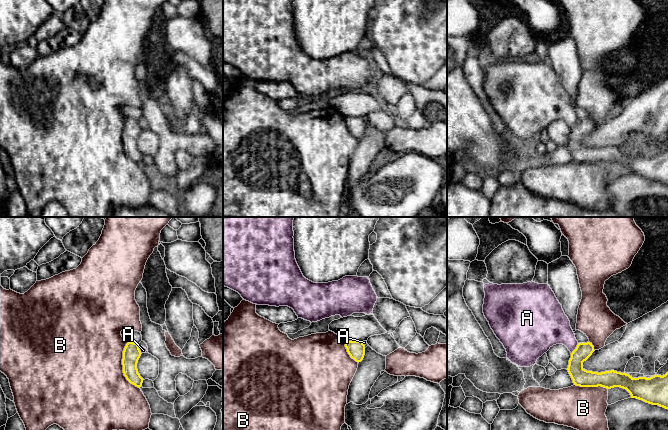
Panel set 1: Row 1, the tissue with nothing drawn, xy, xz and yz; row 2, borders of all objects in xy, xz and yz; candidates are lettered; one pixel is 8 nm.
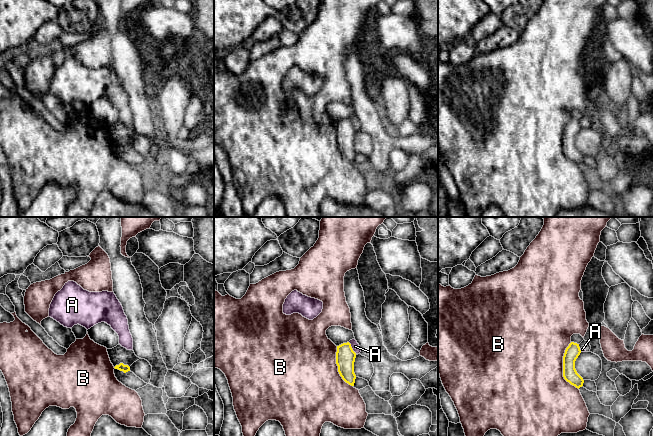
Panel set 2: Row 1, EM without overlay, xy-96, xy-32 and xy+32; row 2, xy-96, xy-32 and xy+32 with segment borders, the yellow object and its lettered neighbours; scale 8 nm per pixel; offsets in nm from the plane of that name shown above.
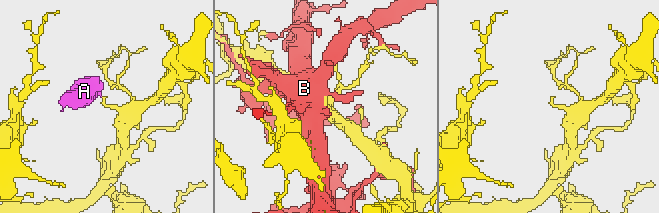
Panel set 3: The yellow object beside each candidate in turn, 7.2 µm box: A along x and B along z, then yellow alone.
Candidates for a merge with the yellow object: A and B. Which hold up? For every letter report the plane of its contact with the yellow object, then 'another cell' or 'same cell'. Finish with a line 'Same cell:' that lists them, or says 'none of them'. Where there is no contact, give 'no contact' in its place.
A: yz | another cell
B: xy | another cell
Same cell: none of them

